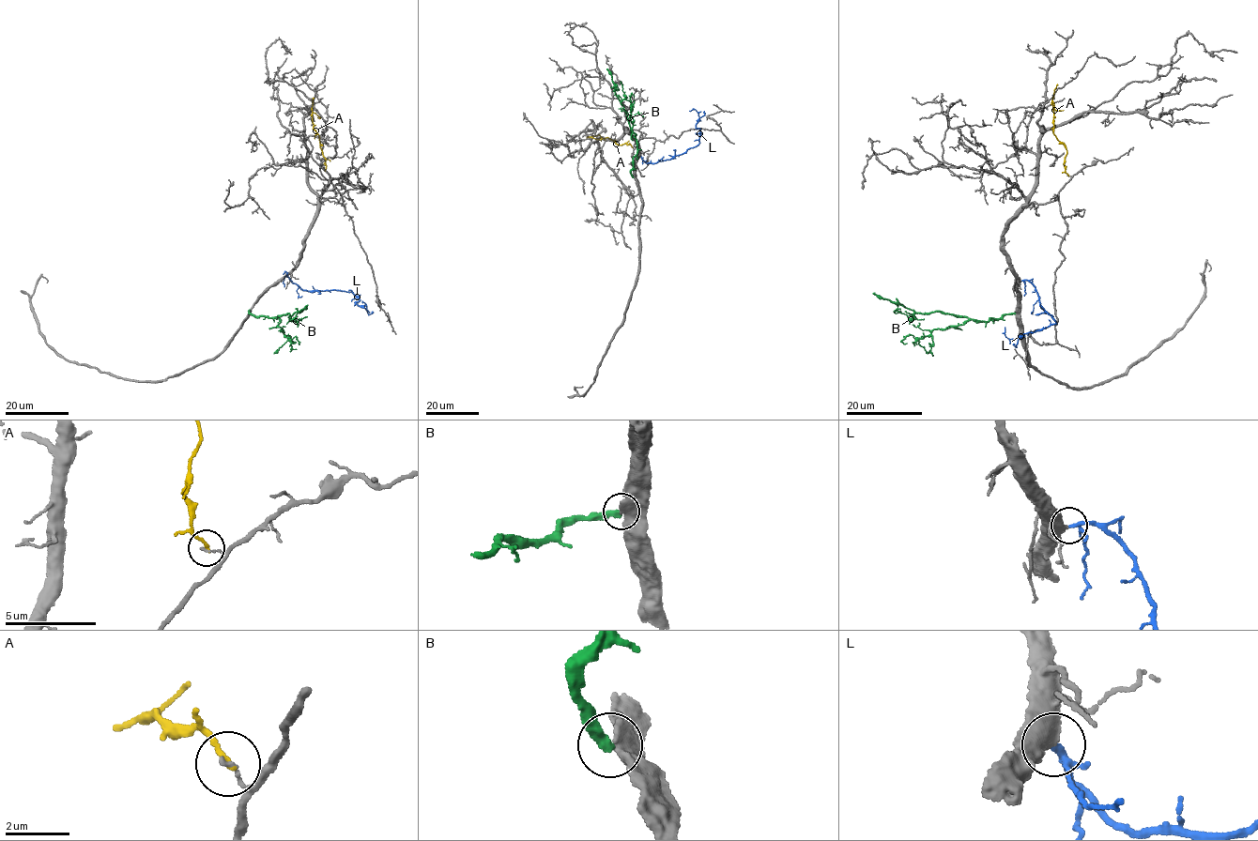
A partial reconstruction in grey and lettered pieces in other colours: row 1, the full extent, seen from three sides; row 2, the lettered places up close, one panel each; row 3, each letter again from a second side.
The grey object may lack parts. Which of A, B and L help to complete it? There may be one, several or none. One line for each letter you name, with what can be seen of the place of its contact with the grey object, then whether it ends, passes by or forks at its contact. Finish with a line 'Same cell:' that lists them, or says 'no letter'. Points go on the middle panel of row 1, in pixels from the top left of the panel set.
L: Touches grey at (640, 156). It forks there
Same cell: L

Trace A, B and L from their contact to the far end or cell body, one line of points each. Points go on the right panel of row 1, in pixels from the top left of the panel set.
A: (1068, 175), (1065, 170), (1066, 145), (1053, 133), (1052, 101), (1056, 111), (1064, 110)
B: (1015, 313), (975, 322), (957, 315), (914, 313), (901, 304), (881, 299), (872, 293)
L: (1021, 281), (1026, 280), (1035, 286), (1041, 307), (1053, 315), (1056, 323), (1011, 339), (1004, 335), (1004, 327)

